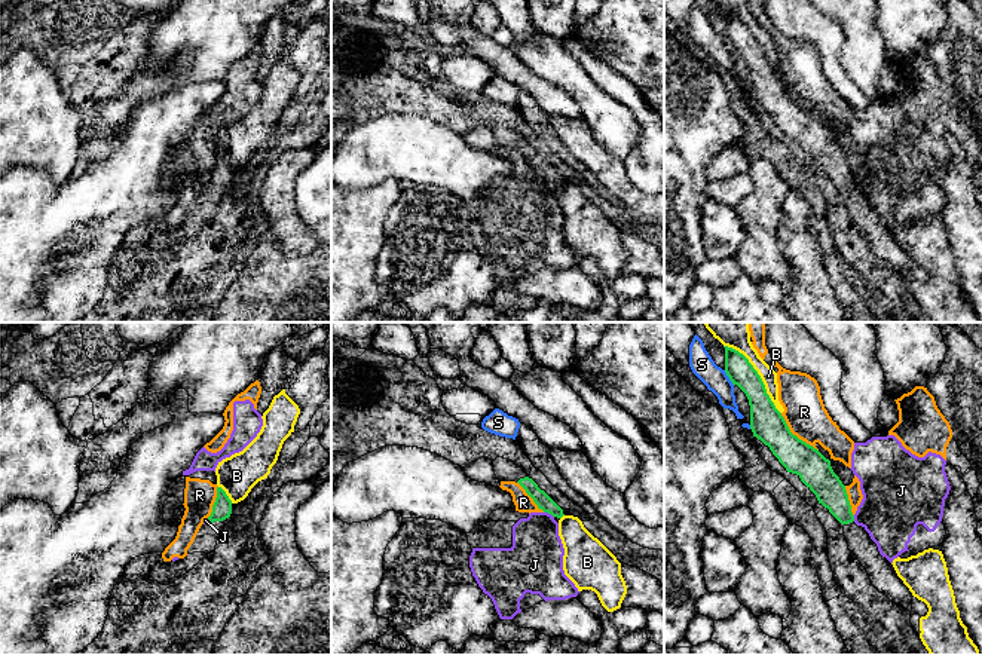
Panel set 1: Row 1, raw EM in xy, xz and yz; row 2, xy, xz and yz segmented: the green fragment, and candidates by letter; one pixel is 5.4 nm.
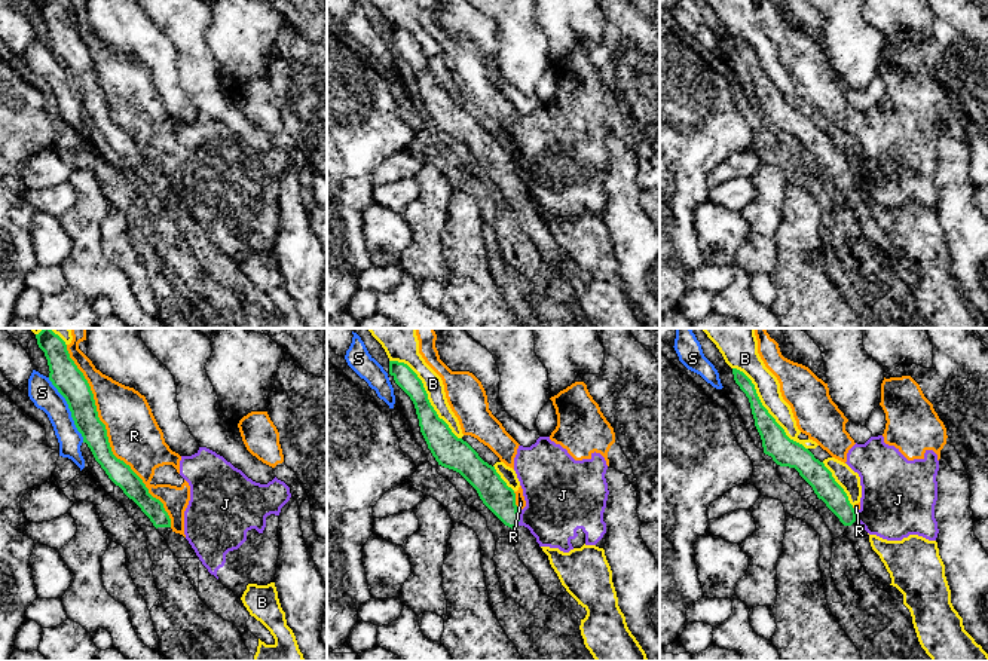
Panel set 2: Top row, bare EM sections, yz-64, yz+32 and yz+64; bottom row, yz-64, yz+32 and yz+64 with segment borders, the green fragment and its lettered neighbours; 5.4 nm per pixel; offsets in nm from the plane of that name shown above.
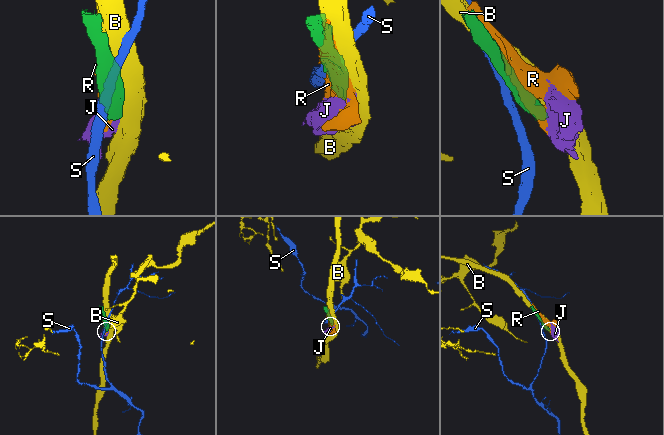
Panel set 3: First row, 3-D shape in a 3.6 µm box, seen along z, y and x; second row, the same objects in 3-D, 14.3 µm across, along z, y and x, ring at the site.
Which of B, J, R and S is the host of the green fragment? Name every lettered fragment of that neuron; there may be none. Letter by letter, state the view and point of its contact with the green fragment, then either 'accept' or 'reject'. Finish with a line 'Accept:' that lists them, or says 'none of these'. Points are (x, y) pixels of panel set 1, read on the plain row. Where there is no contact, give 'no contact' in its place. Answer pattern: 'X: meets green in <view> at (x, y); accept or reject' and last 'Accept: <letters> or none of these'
B: meets green in yz at (758, 42); reject
J: meets green in xz at (548, 180); reject
R: meets green in yz at (795, 103); reject
S: meets green in yz at (728, 43); reject
Accept: none of these

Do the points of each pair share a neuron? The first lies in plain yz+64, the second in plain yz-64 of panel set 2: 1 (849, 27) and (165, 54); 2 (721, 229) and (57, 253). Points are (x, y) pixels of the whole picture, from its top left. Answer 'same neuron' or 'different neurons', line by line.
1: different neurons
2: same neuron

